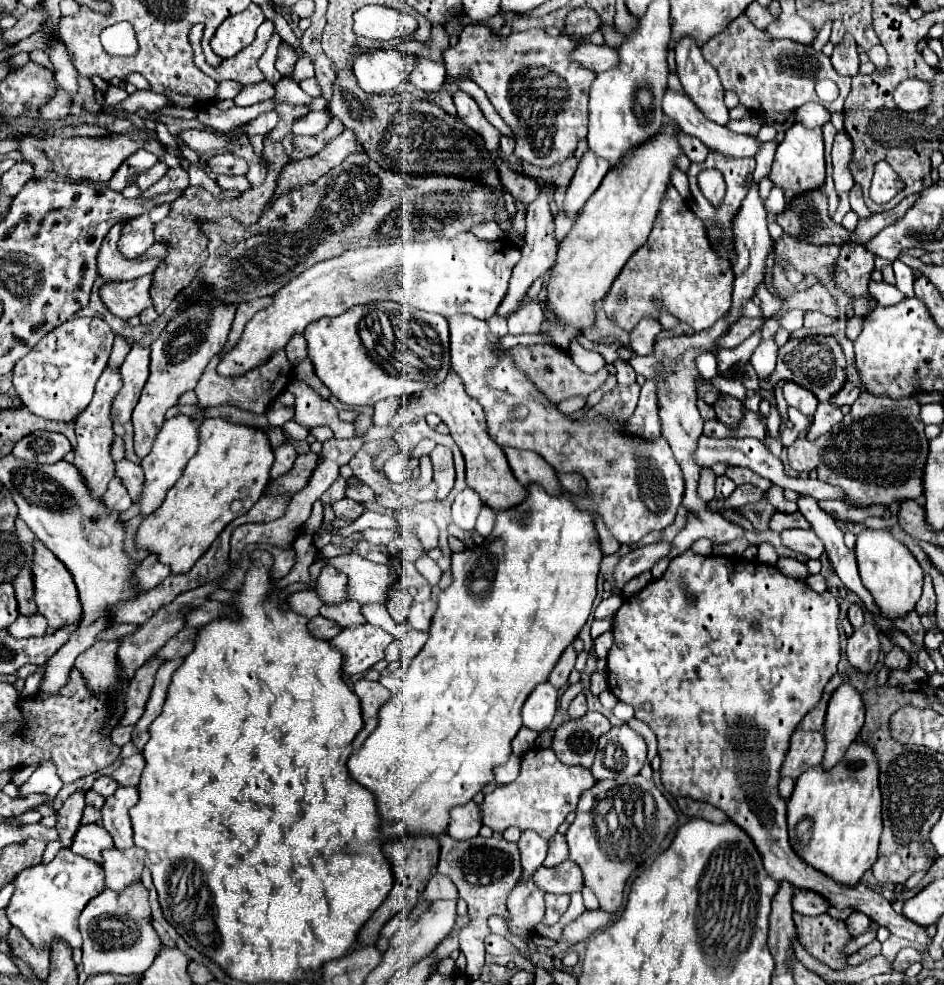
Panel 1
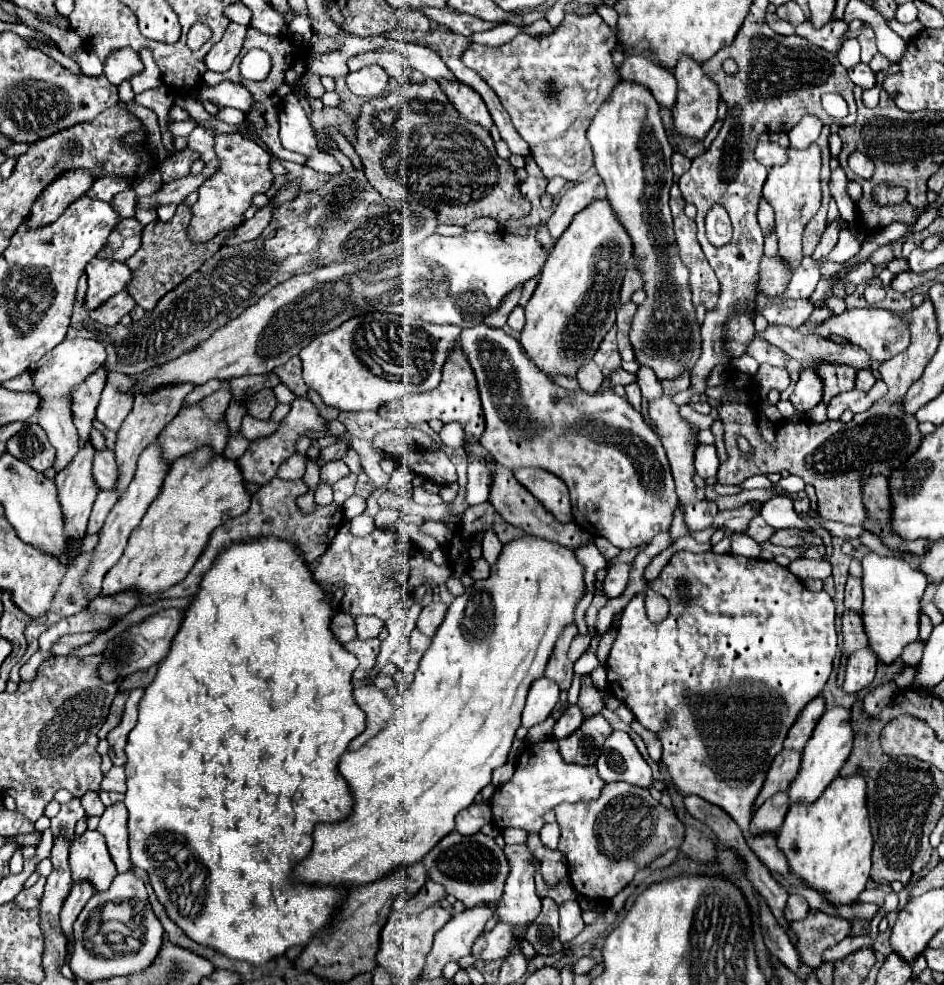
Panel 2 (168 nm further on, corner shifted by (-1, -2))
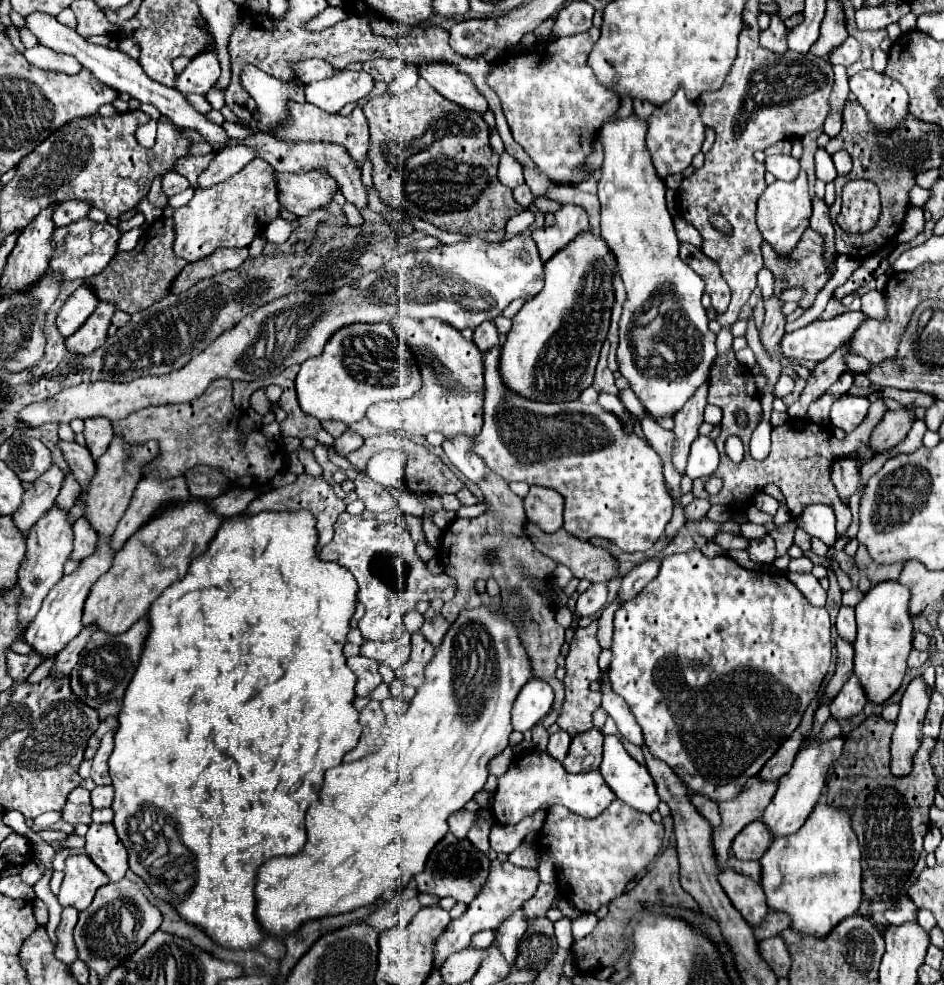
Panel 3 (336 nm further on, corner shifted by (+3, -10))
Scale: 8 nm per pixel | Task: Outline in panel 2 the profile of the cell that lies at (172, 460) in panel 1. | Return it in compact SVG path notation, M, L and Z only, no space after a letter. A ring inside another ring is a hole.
M158 440L152 442L144 452L142 452L142 458L138 460L138 470L136 470L136 476L134 480L130 482L130 486L120 494L120 500L118 500L118 506L114 506L114 510L108 514L106 518L106 524L104 528L100 530L100 542L94 550L94 558L92 558L92 566L90 566L90 572L86 574L84 578L84 588L88 592L88 596L96 596L100 586L102 586L102 578L104 574L118 562L118 558L124 554L124 548L126 548L126 542L132 534L132 530L142 522L148 506L156 500L156 496L160 494L162 490L162 484L166 480L170 472L170 462L166 462L166 458L162 458L162 448L158 446Z

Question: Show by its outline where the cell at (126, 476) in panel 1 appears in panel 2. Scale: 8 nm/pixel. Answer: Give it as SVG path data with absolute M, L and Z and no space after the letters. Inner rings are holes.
M96 450L94 456L94 478L102 490L116 490L120 472L116 466L116 456L112 450Z

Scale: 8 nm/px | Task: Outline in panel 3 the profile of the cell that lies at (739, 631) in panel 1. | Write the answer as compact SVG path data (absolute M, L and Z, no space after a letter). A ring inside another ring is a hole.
M690 550L684 554L672 554L662 560L656 578L626 606L620 606L614 616L614 638L612 638L612 662L608 668L612 690L626 700L638 724L642 726L644 744L650 754L664 760L694 794L704 794L716 802L734 798L742 790L750 776L756 776L766 760L780 748L780 744L798 728L804 710L816 696L824 676L828 674L832 658L831 621L826 608L814 608L802 592L784 576L776 572L756 572L738 566L726 556L706 558L700 550Z

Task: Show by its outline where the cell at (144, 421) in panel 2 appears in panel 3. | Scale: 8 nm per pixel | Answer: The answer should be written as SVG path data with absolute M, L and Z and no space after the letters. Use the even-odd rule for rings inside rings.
M114 438L106 450L106 454L102 454L102 458L96 460L96 474L90 480L90 486L86 488L86 496L82 498L84 502L84 518L90 522L90 526L94 528L94 532L98 534L98 538L110 538L118 526L118 520L122 518L132 492L138 484L138 466L142 466L142 462L146 462L146 458L154 458L154 454L158 454L158 444L156 442L146 442L146 446L138 446L138 450L130 450L130 460L124 458L124 450L122 450L122 440Z

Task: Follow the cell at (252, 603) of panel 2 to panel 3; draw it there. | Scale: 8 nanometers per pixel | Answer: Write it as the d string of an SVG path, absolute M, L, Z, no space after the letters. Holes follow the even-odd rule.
M260 512L260 514L236 514L224 518L216 538L210 542L210 550L194 560L192 572L160 594L148 610L150 632L146 636L138 668L130 680L122 710L118 714L118 728L114 732L114 750L108 758L108 770L114 786L114 828L118 838L128 850L128 864L148 888L162 900L174 902L178 912L188 922L198 922L210 938L218 944L234 950L254 948L264 940L264 932L254 916L254 878L258 866L274 856L298 854L306 842L304 816L308 804L318 800L324 772L338 766L348 750L358 744L362 726L358 724L358 712L354 708L356 674L346 666L342 654L346 634L350 630L350 618L356 610L358 586L350 570L334 562L318 558L318 532L316 518L310 512Z

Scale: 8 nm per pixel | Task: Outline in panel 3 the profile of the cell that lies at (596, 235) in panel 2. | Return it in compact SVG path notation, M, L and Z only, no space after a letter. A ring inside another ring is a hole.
M586 232L550 258L544 272L546 284L542 292L532 300L526 300L526 304L512 318L512 328L500 352L500 376L508 390L534 402L570 402L576 400L594 378L598 354L610 326L610 310L614 304L612 276L616 272L616 260L602 238Z

